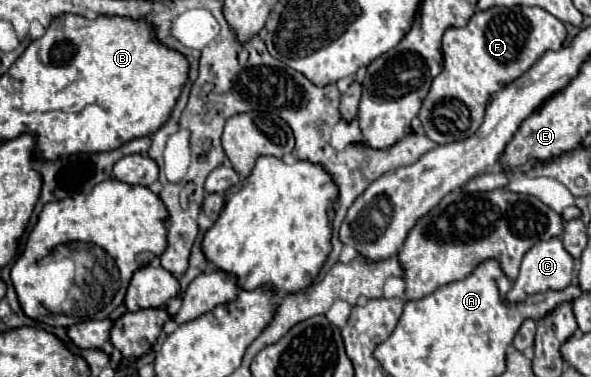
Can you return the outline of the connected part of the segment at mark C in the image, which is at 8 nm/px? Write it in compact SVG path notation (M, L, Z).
M552 238L552 240L546 240L546 242L538 242L534 244L522 258L522 266L520 266L520 274L518 278L514 280L510 292L506 294L506 300L510 304L516 304L516 302L522 302L526 300L530 294L536 294L536 292L546 292L546 290L562 290L566 288L570 282L572 282L572 266L574 266L574 260L572 256L568 256L568 252L564 250L562 246L562 240L560 238Z

